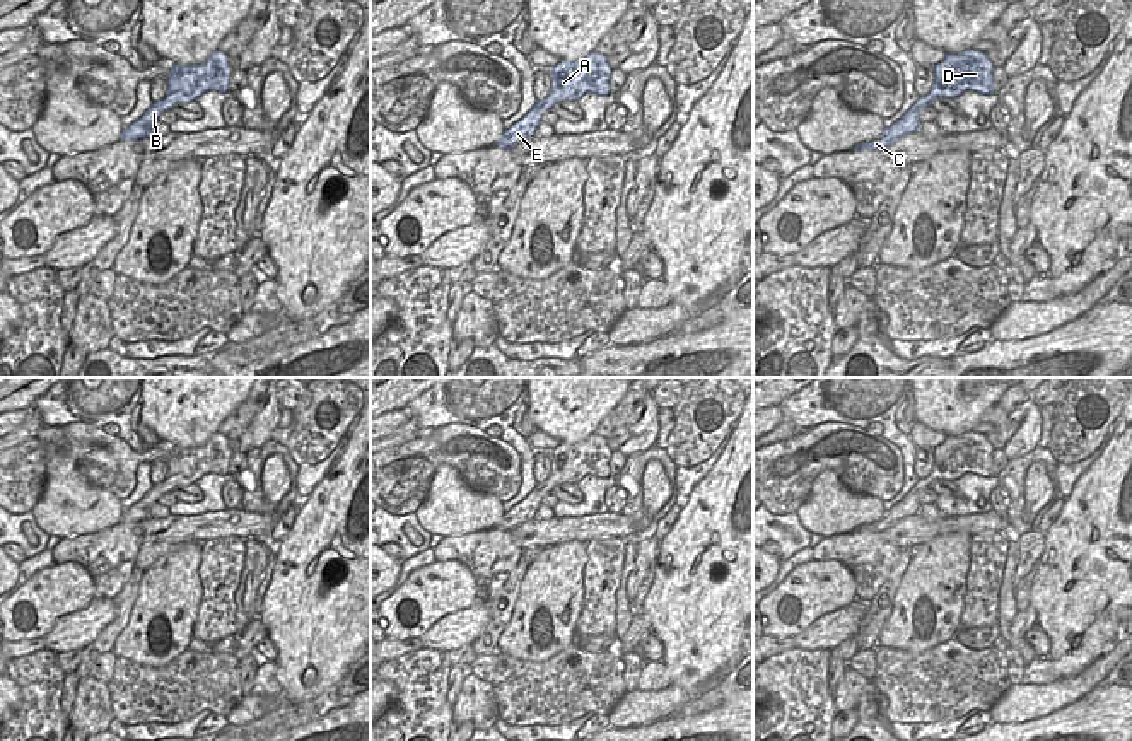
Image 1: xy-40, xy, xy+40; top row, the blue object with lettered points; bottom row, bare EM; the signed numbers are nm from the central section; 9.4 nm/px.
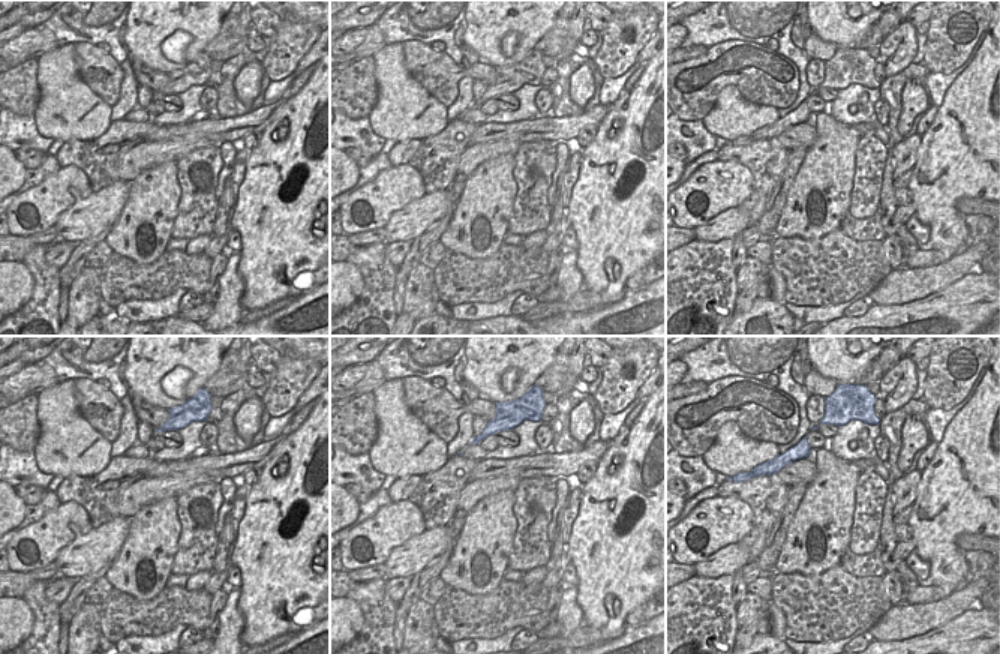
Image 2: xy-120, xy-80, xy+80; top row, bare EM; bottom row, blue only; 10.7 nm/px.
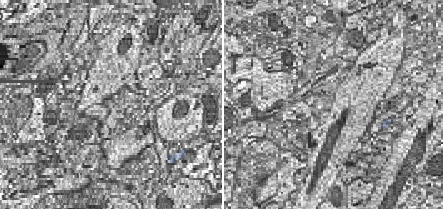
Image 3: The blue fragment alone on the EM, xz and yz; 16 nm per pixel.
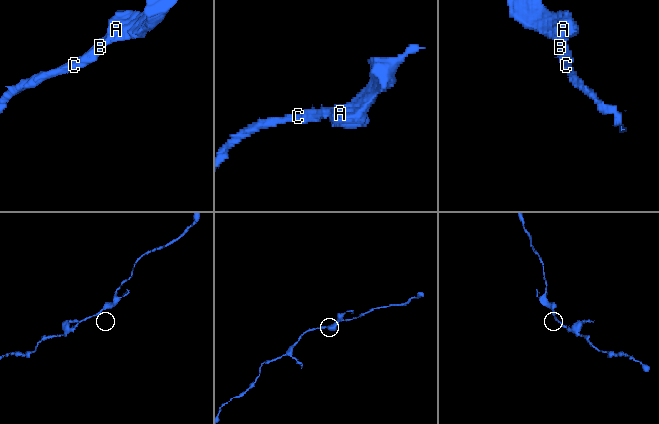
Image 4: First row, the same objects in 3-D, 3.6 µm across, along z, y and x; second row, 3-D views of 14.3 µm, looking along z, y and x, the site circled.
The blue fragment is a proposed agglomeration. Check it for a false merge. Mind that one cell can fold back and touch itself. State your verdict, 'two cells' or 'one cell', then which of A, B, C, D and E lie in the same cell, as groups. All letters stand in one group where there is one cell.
one cell; A B C D E

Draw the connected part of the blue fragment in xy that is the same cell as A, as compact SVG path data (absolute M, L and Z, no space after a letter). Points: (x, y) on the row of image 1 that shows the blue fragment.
M591 51L587 56L575 61L560 60L551 68L550 94L545 99L536 101L519 121L504 130L497 145L502 149L511 149L516 143L533 137L536 126L541 123L541 114L546 109L551 109L555 102L577 101L586 92L608 96L610 77L611 68L603 53Z

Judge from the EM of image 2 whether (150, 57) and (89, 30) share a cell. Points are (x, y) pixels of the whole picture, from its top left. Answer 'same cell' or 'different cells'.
different cells

